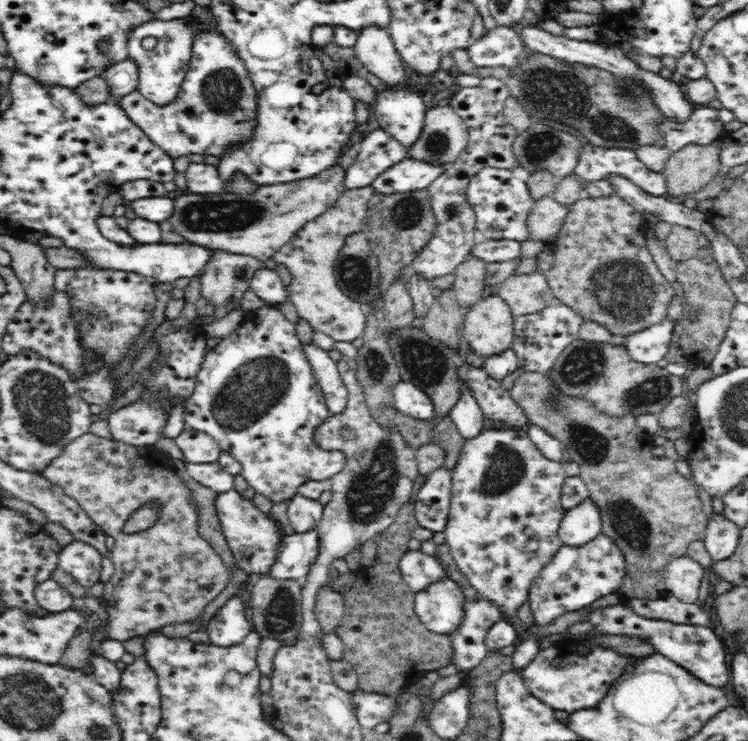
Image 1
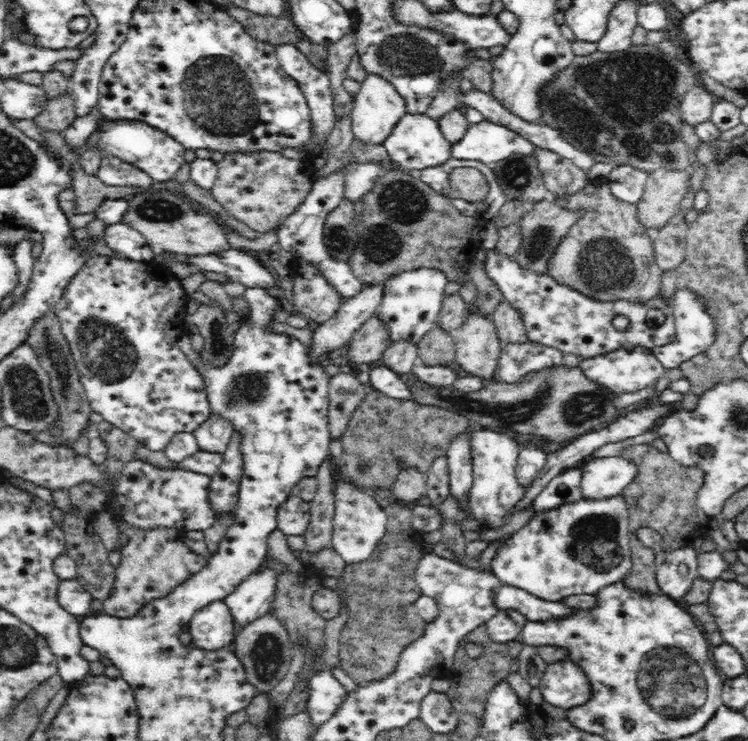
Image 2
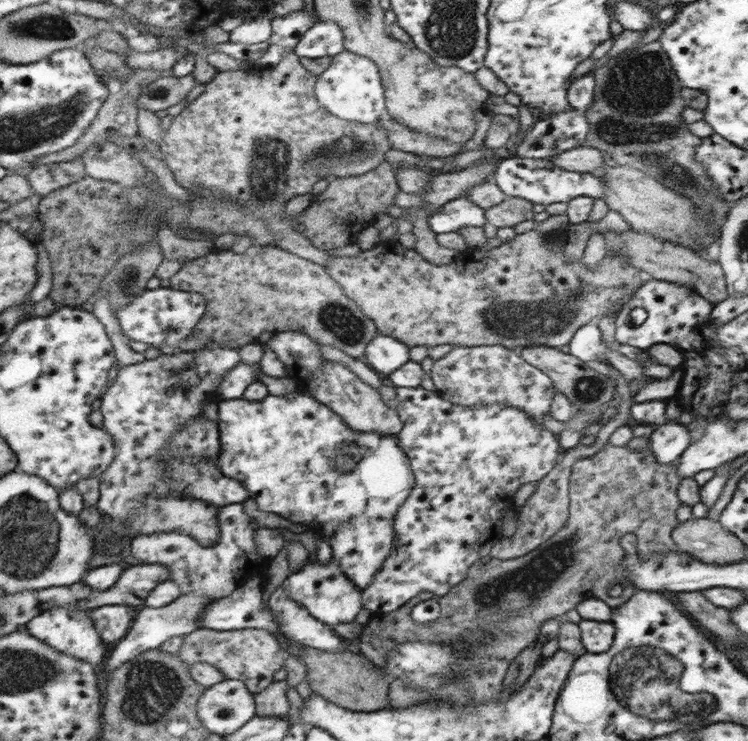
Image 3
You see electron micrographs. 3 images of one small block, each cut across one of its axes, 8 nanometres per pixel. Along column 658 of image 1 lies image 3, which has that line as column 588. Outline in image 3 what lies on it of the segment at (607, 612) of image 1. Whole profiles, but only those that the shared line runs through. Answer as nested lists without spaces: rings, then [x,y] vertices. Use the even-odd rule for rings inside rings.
[[[582,619],[578,625],[582,644],[588,653],[600,654],[610,650],[615,638],[615,625],[611,621]]]

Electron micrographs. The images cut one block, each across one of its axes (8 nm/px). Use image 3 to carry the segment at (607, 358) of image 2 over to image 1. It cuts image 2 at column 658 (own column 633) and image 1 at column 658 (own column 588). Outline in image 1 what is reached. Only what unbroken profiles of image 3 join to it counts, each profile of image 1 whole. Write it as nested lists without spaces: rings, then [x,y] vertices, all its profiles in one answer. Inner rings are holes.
[[[664,320],[632,336],[624,336],[623,346],[631,353],[631,359],[644,364],[662,360],[672,342],[676,320]]]

